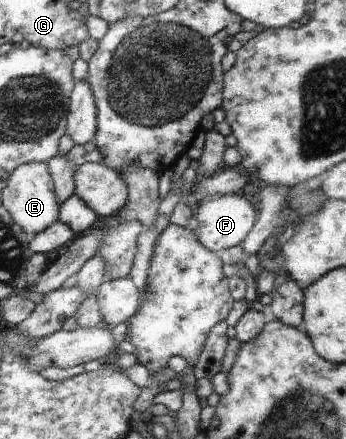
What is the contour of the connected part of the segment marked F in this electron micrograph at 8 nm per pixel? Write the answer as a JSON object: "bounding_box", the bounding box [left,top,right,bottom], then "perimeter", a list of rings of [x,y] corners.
{"bounding_box":[190,194,259,253],"perimeter":[[[236,194],[211,198],[211,200],[205,200],[203,204],[195,204],[193,208],[194,219],[190,229],[195,232],[197,240],[203,246],[216,253],[237,245],[241,246],[256,225],[259,215],[259,211],[253,208],[247,198]]]}

